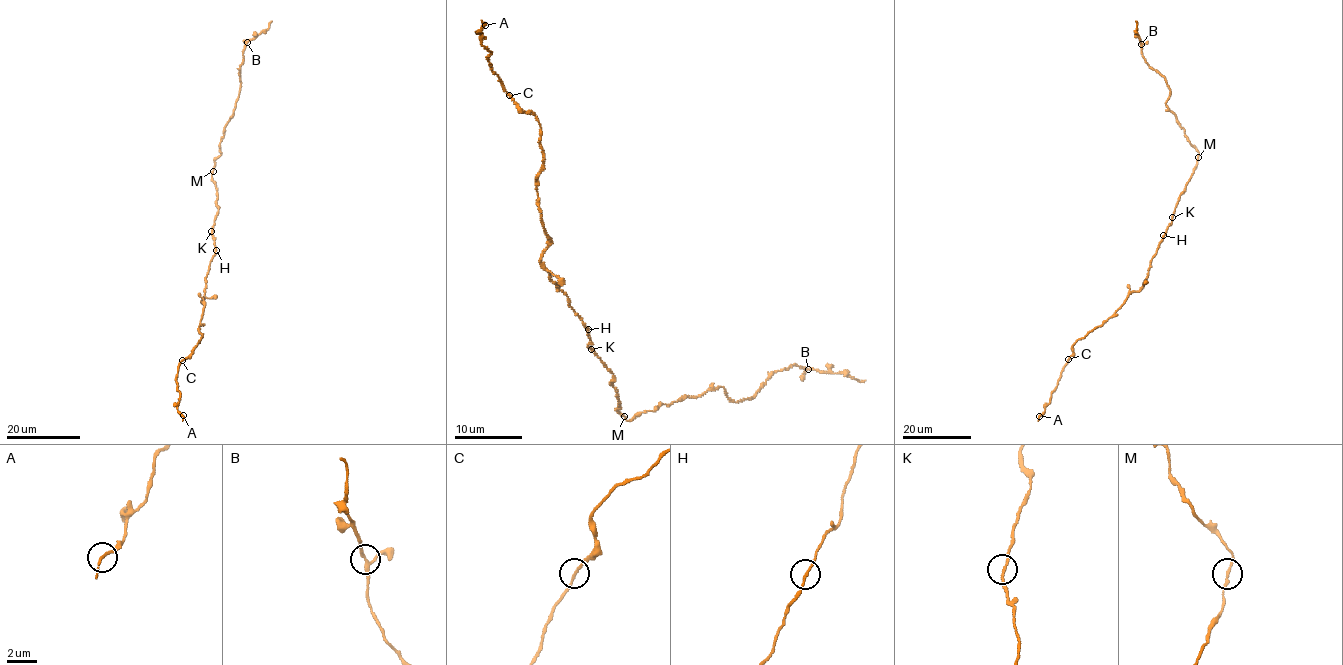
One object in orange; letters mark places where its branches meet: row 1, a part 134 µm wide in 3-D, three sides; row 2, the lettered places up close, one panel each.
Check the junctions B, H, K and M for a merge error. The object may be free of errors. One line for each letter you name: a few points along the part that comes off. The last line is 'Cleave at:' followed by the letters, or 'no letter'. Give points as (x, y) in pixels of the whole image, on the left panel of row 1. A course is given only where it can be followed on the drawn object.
Cleave at: no letter

